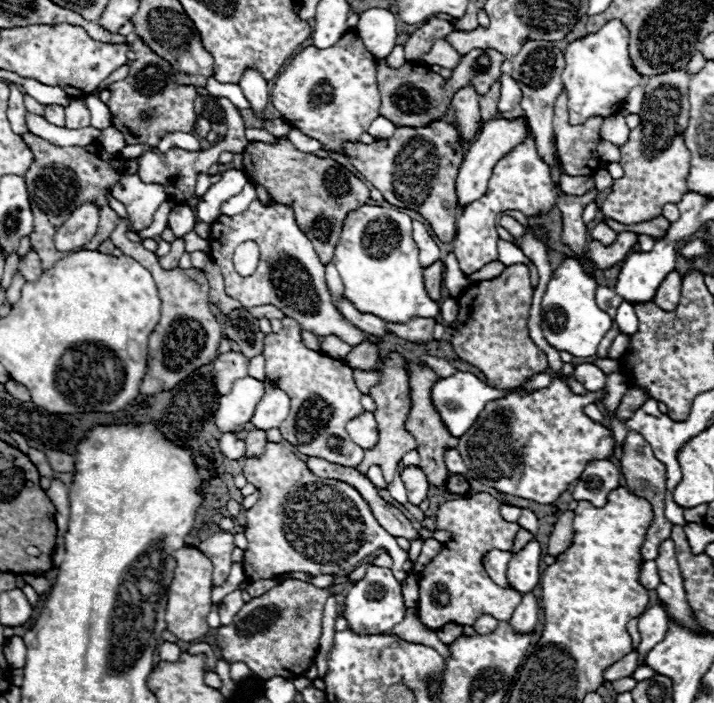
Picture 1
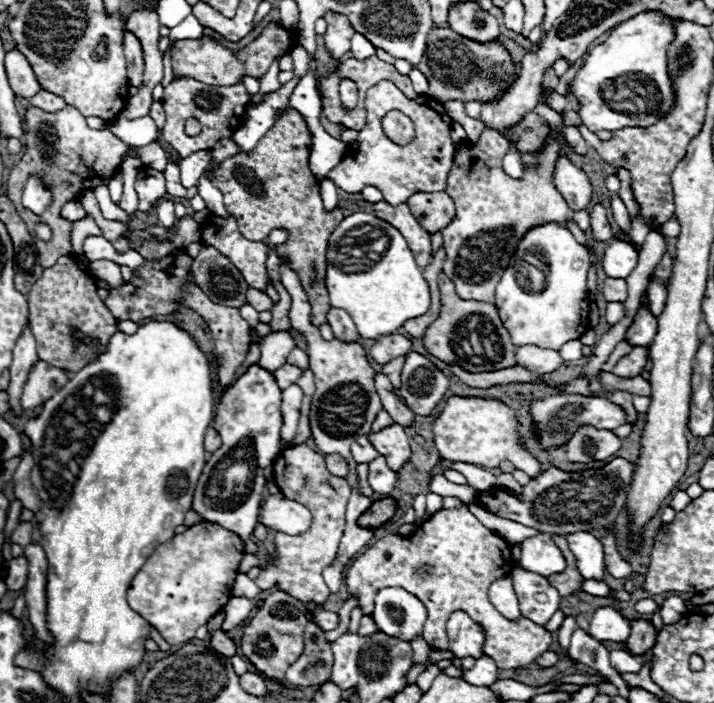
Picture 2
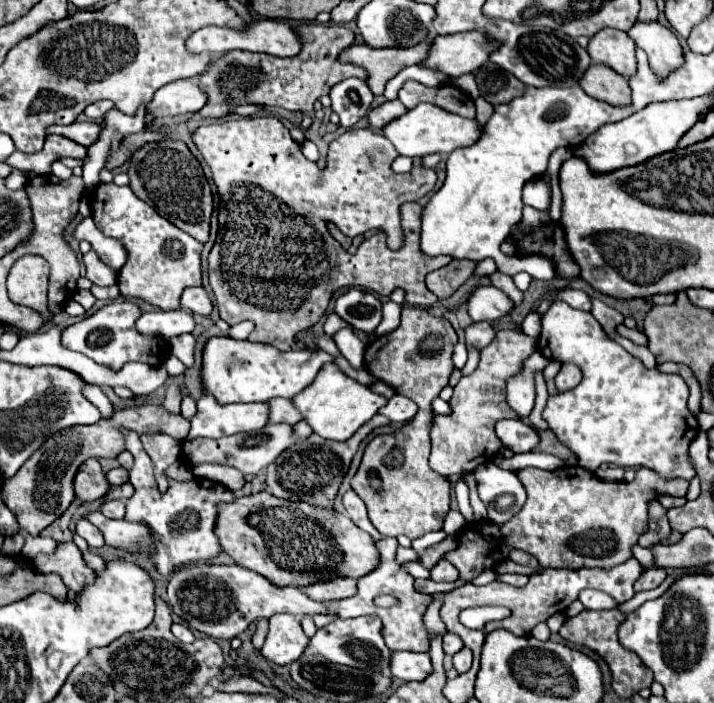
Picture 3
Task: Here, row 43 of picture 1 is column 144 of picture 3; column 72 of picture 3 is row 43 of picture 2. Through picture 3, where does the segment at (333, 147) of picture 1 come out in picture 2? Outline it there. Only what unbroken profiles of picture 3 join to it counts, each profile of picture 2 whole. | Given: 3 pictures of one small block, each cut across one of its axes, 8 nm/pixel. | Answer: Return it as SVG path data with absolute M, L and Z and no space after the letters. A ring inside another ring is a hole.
M326 14L324 18L328 22L328 30L324 34L324 44L326 44L326 50L330 52L332 60L336 60L336 64L338 64L338 58L342 58L344 54L350 52L350 40L356 34L356 30L352 28L350 20L344 14Z

